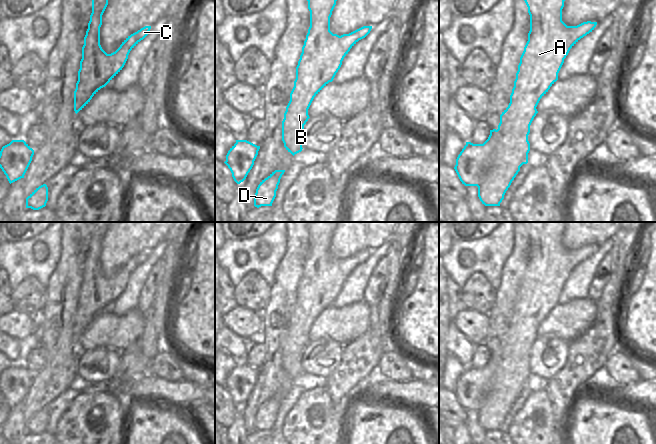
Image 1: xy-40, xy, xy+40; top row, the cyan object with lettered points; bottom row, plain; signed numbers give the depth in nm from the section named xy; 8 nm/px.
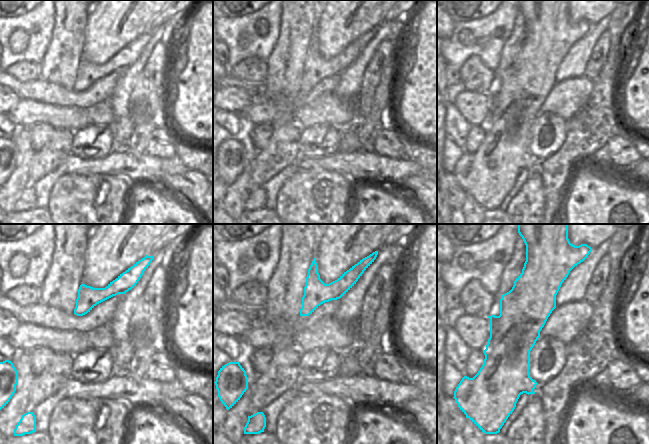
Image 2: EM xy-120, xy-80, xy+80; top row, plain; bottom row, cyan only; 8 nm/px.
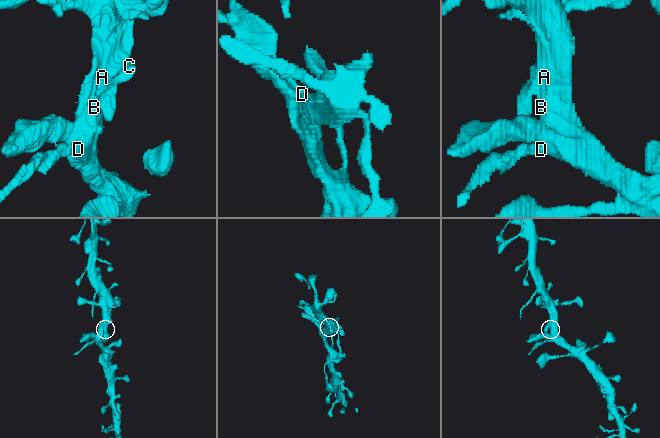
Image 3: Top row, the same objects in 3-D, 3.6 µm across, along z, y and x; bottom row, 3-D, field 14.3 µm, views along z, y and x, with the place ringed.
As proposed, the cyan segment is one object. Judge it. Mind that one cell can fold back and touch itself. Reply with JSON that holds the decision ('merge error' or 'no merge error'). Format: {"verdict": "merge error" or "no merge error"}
{"verdict": "no merge error"}

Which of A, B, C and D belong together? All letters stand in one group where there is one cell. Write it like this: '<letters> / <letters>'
A B C D

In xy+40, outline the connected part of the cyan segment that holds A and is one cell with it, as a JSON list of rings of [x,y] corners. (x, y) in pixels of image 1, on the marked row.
[[[524,0],[530,15],[530,31],[528,41],[520,57],[514,87],[510,95],[508,107],[500,115],[498,129],[490,130],[488,139],[483,144],[473,144],[466,142],[466,145],[456,159],[454,167],[460,181],[465,186],[477,186],[478,197],[485,206],[500,206],[504,195],[510,187],[512,181],[520,171],[523,164],[528,163],[528,153],[530,143],[528,135],[530,125],[538,113],[536,107],[540,99],[548,92],[550,87],[558,80],[558,73],[568,55],[570,49],[584,36],[594,30],[597,22],[583,22],[577,26],[567,26],[562,21],[562,9],[565,0]]]

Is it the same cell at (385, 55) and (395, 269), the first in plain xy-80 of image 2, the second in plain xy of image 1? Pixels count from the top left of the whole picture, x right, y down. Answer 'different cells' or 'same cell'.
different cells

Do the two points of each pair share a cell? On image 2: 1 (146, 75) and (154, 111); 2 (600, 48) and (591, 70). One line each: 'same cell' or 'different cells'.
1: same cell
2: same cell

